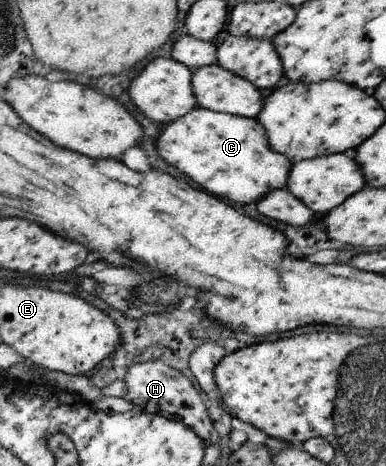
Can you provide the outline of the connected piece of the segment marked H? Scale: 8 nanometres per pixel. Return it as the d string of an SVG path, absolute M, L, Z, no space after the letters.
M146 362L146 364L132 364L127 368L127 374L124 382L127 386L126 400L138 404L144 411L150 414L159 414L169 417L175 421L182 421L190 428L193 428L198 436L204 440L205 444L212 440L212 422L208 418L206 406L200 400L198 388L190 384L188 378L184 378L180 372L172 370L166 364L160 362Z

